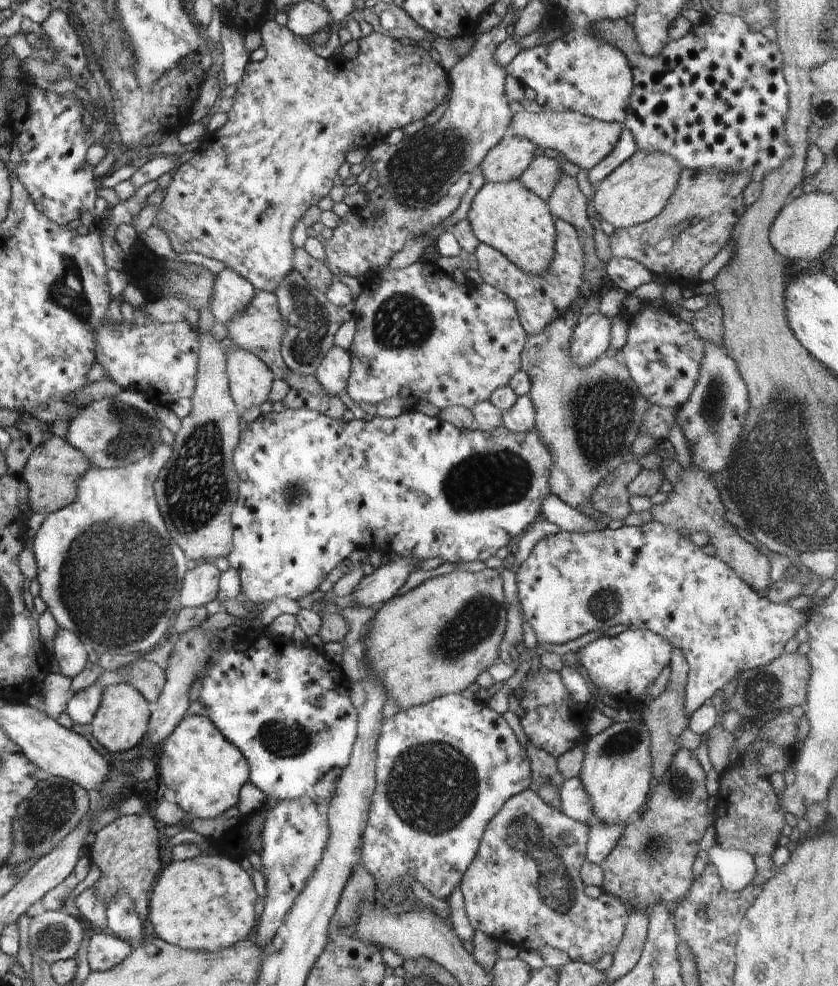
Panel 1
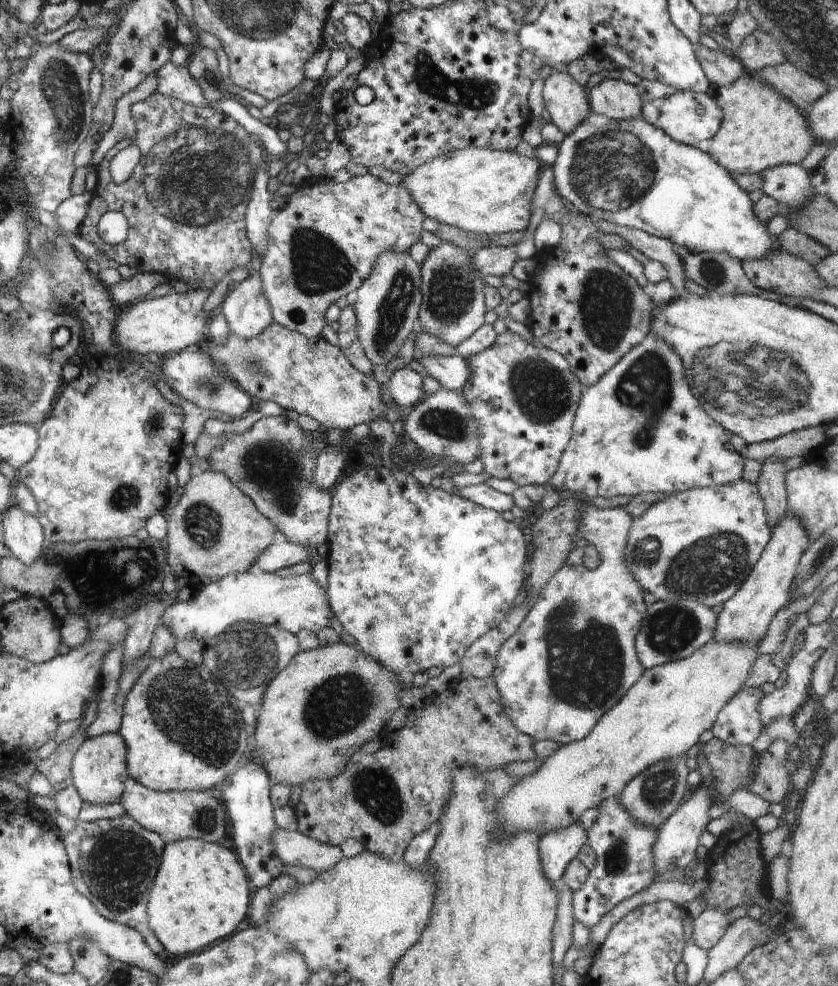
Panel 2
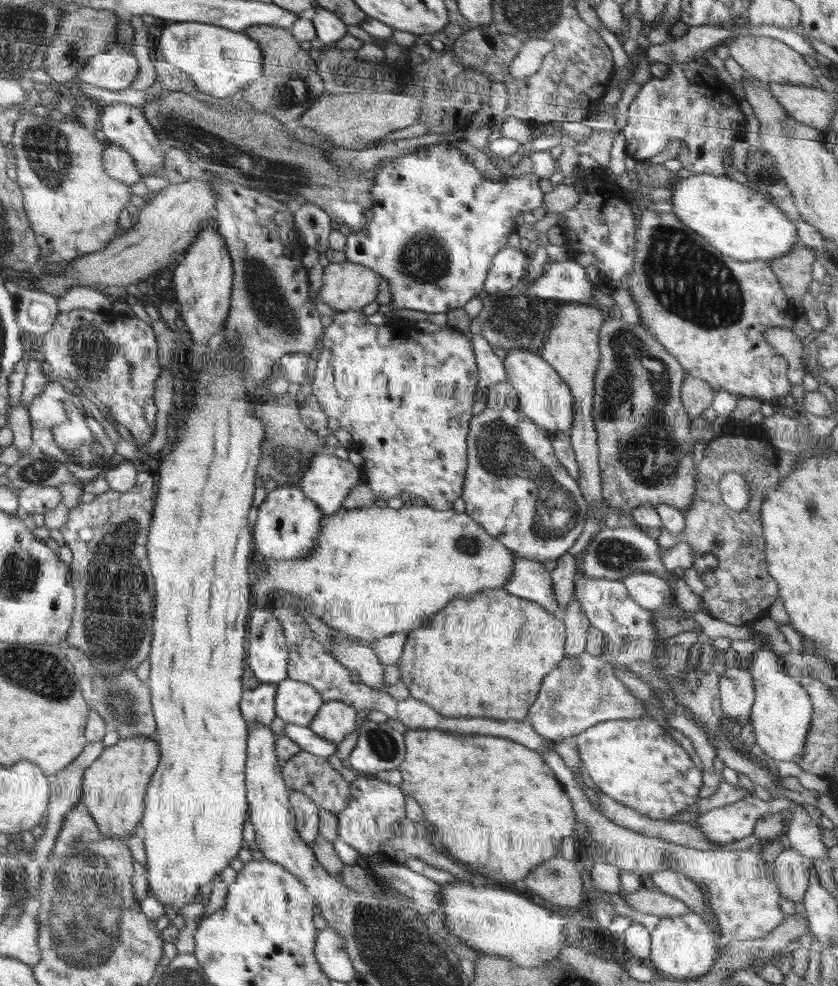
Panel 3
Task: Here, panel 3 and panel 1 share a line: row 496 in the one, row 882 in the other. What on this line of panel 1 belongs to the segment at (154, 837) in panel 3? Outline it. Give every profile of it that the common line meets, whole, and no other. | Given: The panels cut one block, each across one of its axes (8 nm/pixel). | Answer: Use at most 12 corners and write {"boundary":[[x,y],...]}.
{"boundary":[[202,853],[163,869],[155,936],[216,952],[255,932],[252,877]]}

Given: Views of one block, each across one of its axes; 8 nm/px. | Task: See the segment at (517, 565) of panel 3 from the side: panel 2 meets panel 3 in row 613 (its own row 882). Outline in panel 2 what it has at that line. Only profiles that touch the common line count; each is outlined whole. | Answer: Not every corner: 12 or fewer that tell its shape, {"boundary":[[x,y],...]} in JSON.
{"boundary":[[579,821],[541,836],[540,862],[552,884],[586,842]]}

